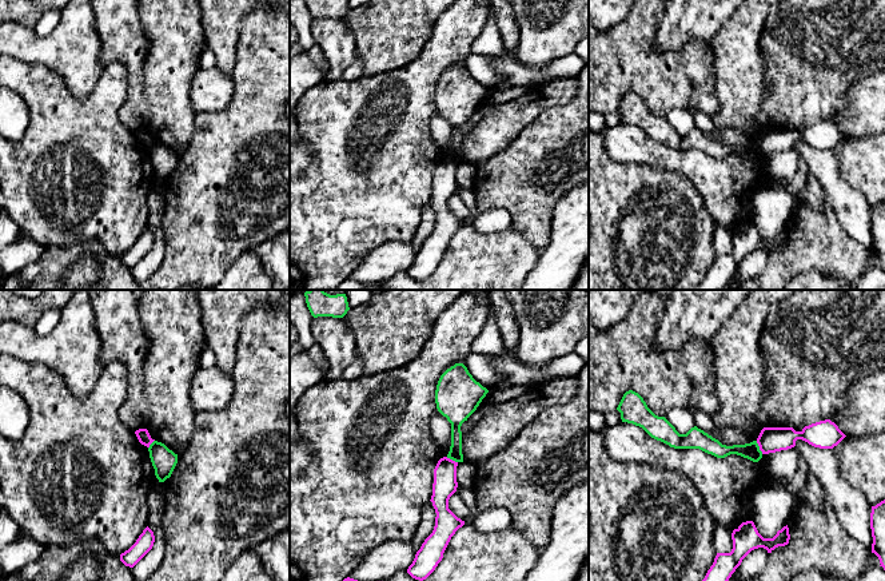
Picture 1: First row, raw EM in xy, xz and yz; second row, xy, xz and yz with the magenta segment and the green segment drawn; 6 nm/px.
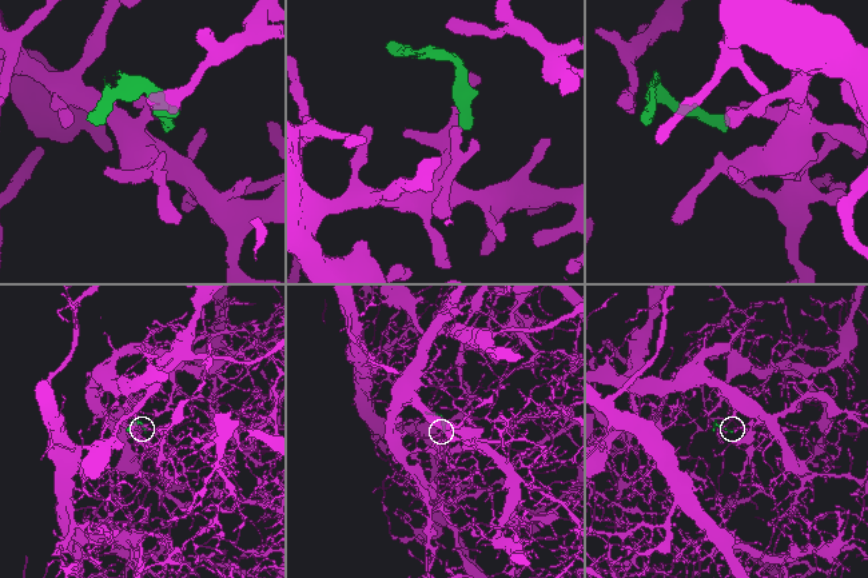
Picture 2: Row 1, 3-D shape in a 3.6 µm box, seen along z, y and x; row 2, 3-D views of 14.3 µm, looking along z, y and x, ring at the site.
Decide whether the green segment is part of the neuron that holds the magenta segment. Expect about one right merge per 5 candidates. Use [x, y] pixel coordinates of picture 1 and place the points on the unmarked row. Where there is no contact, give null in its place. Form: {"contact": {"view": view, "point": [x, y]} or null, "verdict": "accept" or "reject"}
{"contact": {"view": "yz", "point": [760, 148]}, "verdict": "reject"}

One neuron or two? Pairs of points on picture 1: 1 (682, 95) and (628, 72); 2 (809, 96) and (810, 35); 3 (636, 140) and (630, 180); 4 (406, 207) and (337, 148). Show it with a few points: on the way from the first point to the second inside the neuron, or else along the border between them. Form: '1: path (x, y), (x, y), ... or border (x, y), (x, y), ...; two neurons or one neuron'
1: path (669, 83), (648, 72), (641, 72); one neuron
2: path (809, 82), (810, 50); one neuron
3: border (605, 147), (614, 160), (648, 163), (664, 168); two neurons
4: path (383, 201), (363, 195), (346, 171); one neuron

